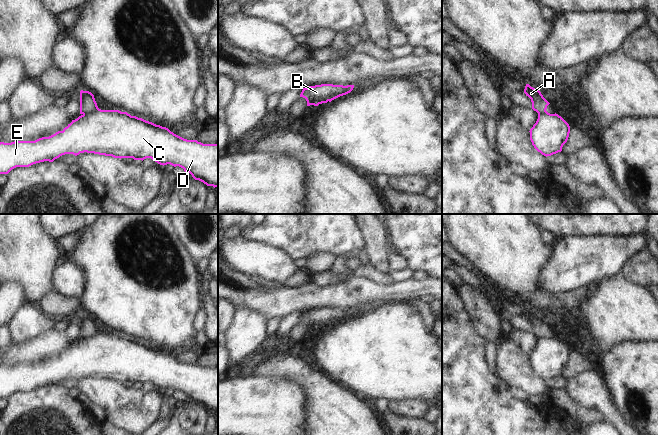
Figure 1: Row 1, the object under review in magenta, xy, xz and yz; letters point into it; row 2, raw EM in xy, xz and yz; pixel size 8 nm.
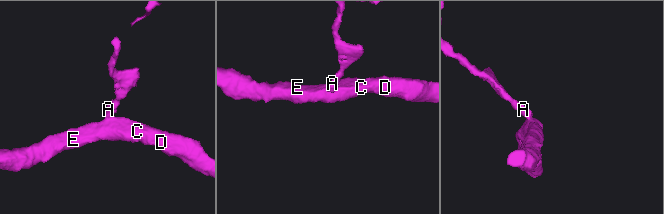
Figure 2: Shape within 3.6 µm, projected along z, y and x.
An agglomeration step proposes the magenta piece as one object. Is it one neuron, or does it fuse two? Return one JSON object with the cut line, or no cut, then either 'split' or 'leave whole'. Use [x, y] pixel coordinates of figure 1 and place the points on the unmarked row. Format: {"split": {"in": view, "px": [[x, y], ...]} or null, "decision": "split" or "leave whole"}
{"split": {"in": "xy", "px": [[98, 332], [83, 338]]}, "decision": "split"}

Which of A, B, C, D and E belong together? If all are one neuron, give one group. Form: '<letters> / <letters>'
A / B C D E

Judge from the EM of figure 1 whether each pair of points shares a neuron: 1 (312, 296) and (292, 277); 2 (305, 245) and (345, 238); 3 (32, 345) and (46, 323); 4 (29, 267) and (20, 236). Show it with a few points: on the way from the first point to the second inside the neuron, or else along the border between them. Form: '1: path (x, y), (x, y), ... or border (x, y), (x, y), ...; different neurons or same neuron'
1: border (311, 282), (297, 287), (279, 286); different neurons
2: path (315, 238), (335, 238); same neuron
3: border (53, 328), (43, 330), (19, 343); different neurons
4: path (29, 259), (20, 248), (20, 244); same neuron

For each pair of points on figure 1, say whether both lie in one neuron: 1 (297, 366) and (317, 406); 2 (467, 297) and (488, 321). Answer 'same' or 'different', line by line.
1: same
2: same

